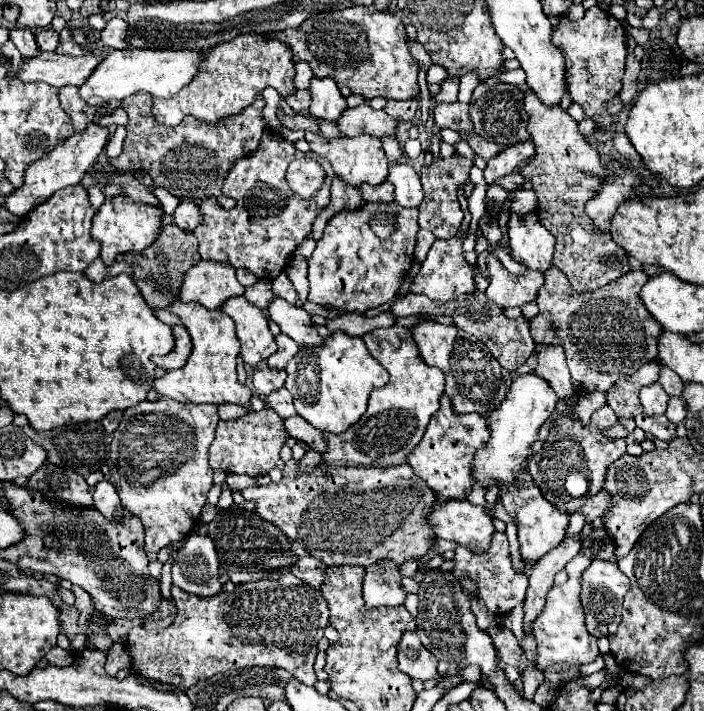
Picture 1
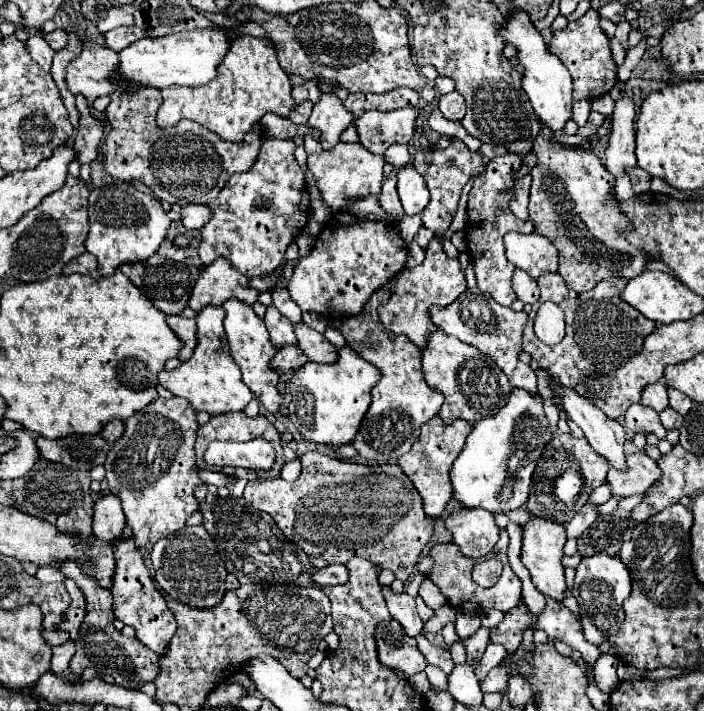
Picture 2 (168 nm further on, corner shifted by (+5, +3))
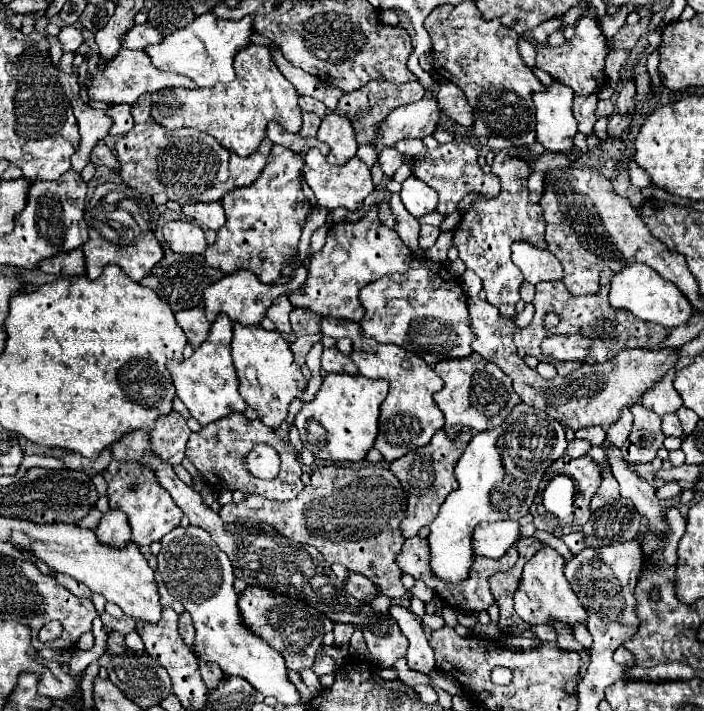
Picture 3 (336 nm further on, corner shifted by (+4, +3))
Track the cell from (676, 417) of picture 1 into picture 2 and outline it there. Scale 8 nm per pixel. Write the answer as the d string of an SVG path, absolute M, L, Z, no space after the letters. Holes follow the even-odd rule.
M667 408L665 412L661 412L661 422L663 422L663 426L665 426L665 430L673 430L673 428L681 428L681 422L683 422L683 418L673 410L673 408Z

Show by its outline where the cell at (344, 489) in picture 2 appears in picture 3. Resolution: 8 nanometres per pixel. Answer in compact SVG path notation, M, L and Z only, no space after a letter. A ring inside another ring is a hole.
M324 464L314 466L310 484L304 486L304 490L294 498L292 502L278 502L268 500L260 494L246 494L242 502L226 504L220 508L220 518L224 522L236 522L236 520L256 520L270 524L274 530L278 530L282 536L292 538L296 542L314 546L328 564L342 564L348 570L360 572L368 576L388 598L402 598L406 594L406 588L402 584L402 570L398 568L398 554L402 550L402 544L406 538L402 538L400 522L406 518L406 492L398 478L382 466L366 466L366 468L342 468L338 464Z

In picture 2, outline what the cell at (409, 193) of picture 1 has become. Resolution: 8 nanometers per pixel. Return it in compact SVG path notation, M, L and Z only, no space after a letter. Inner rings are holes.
M405 166L397 170L397 180L397 190L405 214L421 214L421 210L425 210L429 204L429 190L423 176L413 166Z

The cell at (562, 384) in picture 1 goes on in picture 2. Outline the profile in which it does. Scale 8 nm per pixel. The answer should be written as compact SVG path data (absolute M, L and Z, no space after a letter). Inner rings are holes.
M551 380L551 388L553 388L553 392L561 394L563 410L585 432L585 438L589 440L589 444L609 462L609 466L613 466L617 470L627 470L627 464L625 464L625 428L617 420L609 420L593 402L575 394L571 388L565 388L555 380Z

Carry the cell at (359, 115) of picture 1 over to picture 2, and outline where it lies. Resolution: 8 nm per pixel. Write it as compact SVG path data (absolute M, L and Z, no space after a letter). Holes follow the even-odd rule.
M397 108L393 112L371 110L353 124L359 132L359 142L373 154L383 154L391 144L409 142L415 136L415 118L419 108Z

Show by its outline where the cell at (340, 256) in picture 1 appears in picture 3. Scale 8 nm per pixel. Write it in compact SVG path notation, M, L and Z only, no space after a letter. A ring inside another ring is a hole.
M372 206L372 210L360 218L358 222L340 222L332 224L326 244L320 252L316 252L308 264L308 278L302 284L300 290L292 292L288 296L290 304L294 308L306 308L316 312L318 316L326 318L344 318L352 322L360 322L366 314L366 310L360 304L360 290L376 282L384 276L390 276L394 272L404 274L408 270L410 260L414 254L406 250L404 242L398 238L396 230L384 226L378 220L378 208Z

